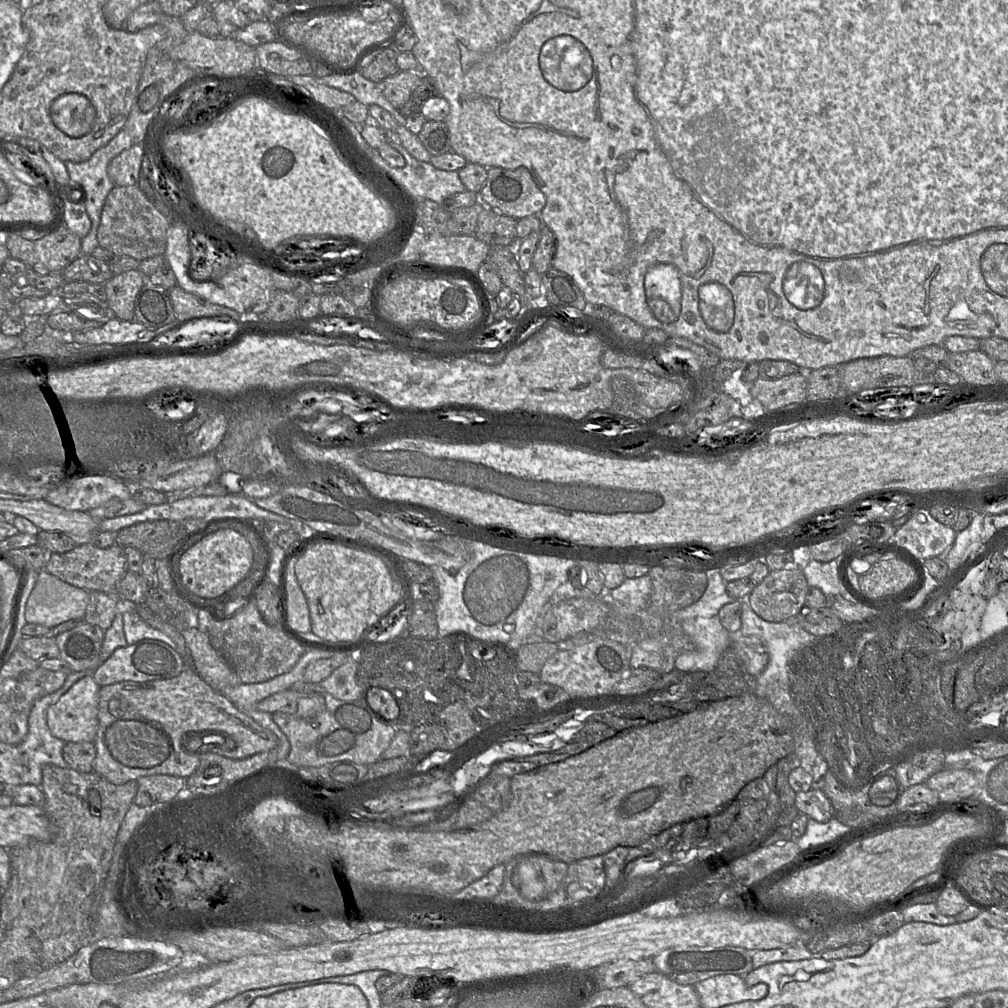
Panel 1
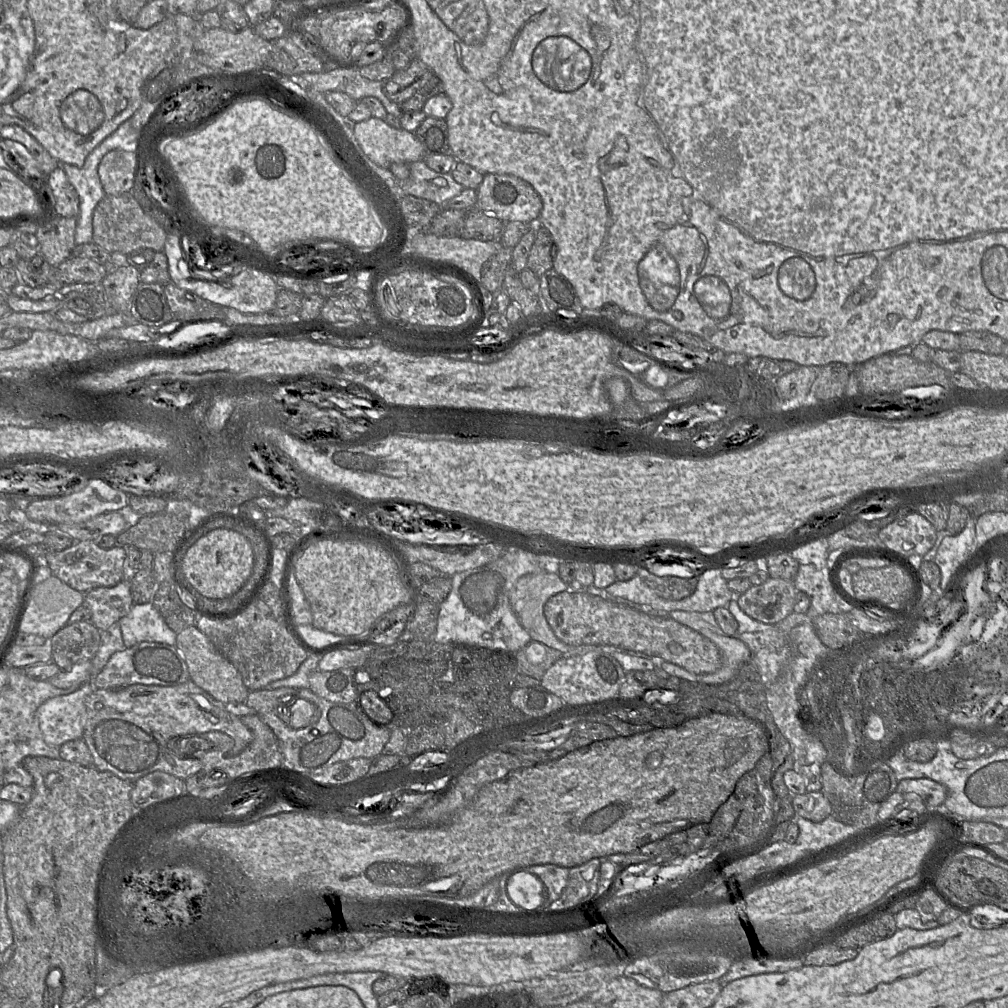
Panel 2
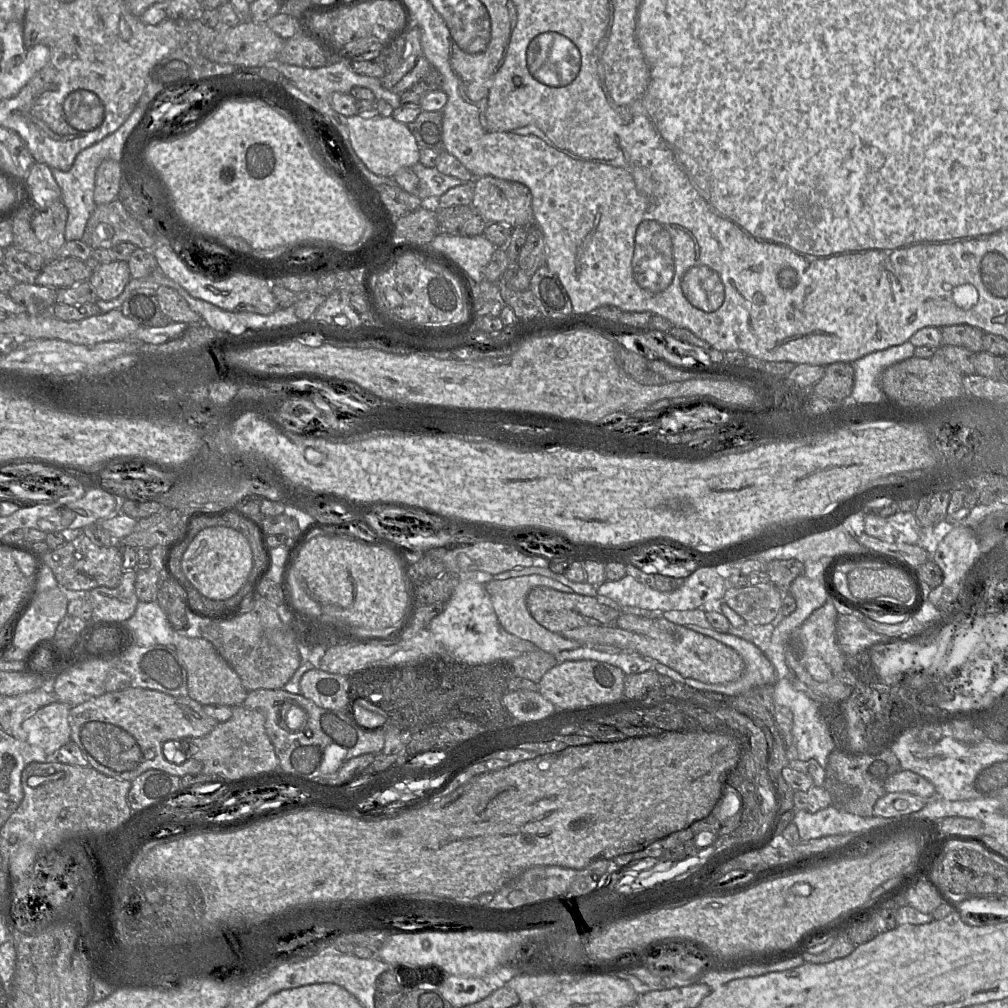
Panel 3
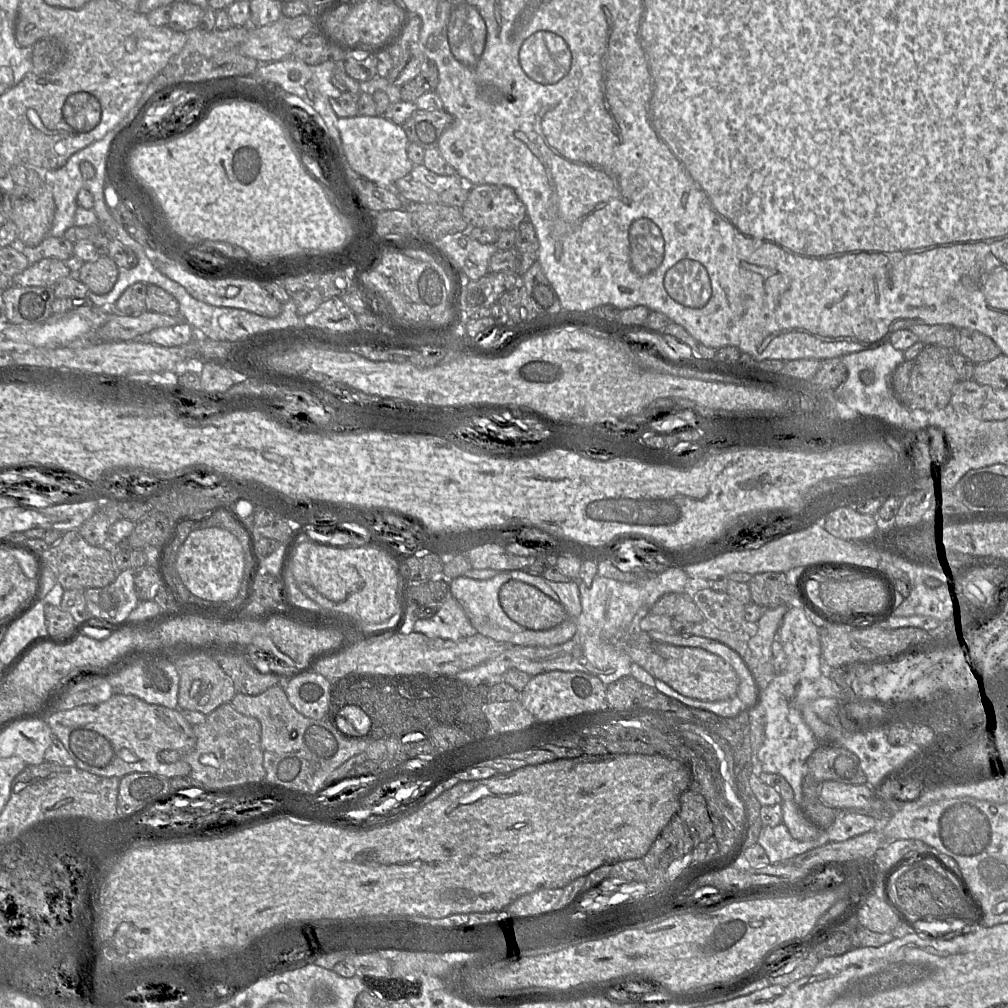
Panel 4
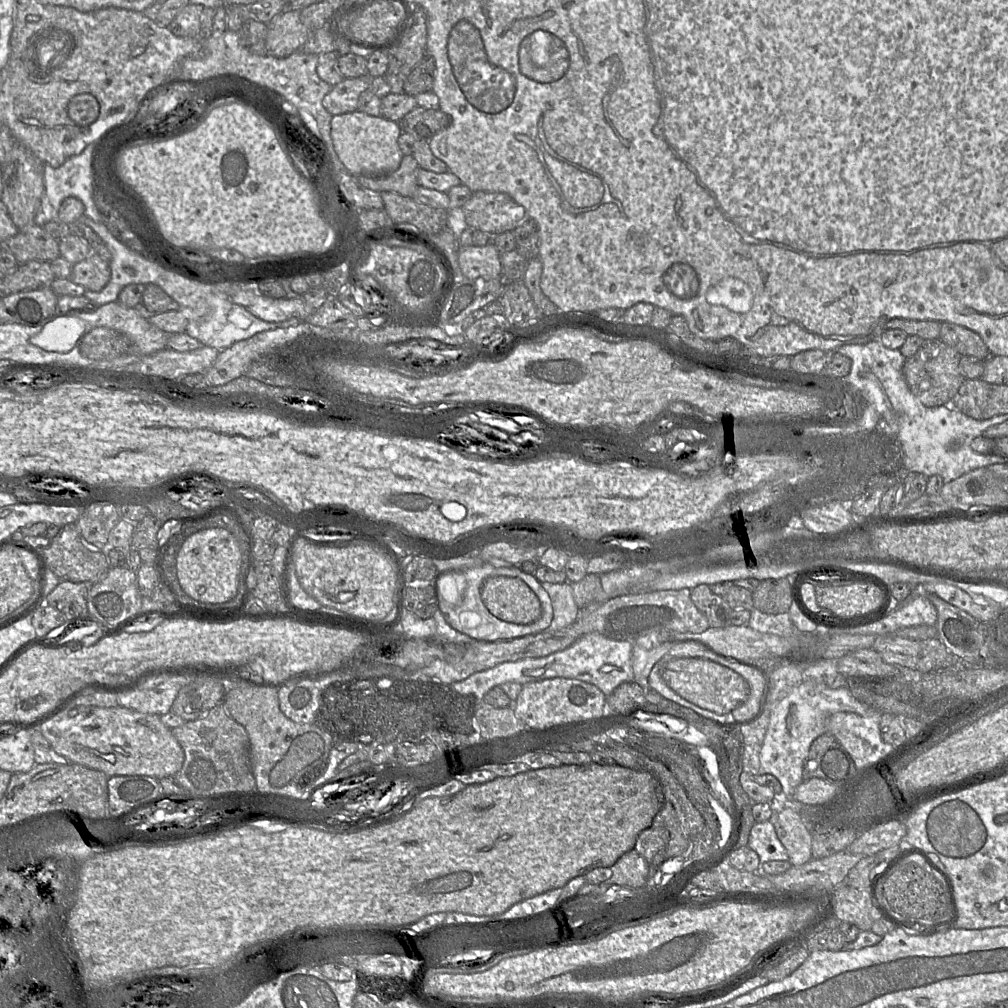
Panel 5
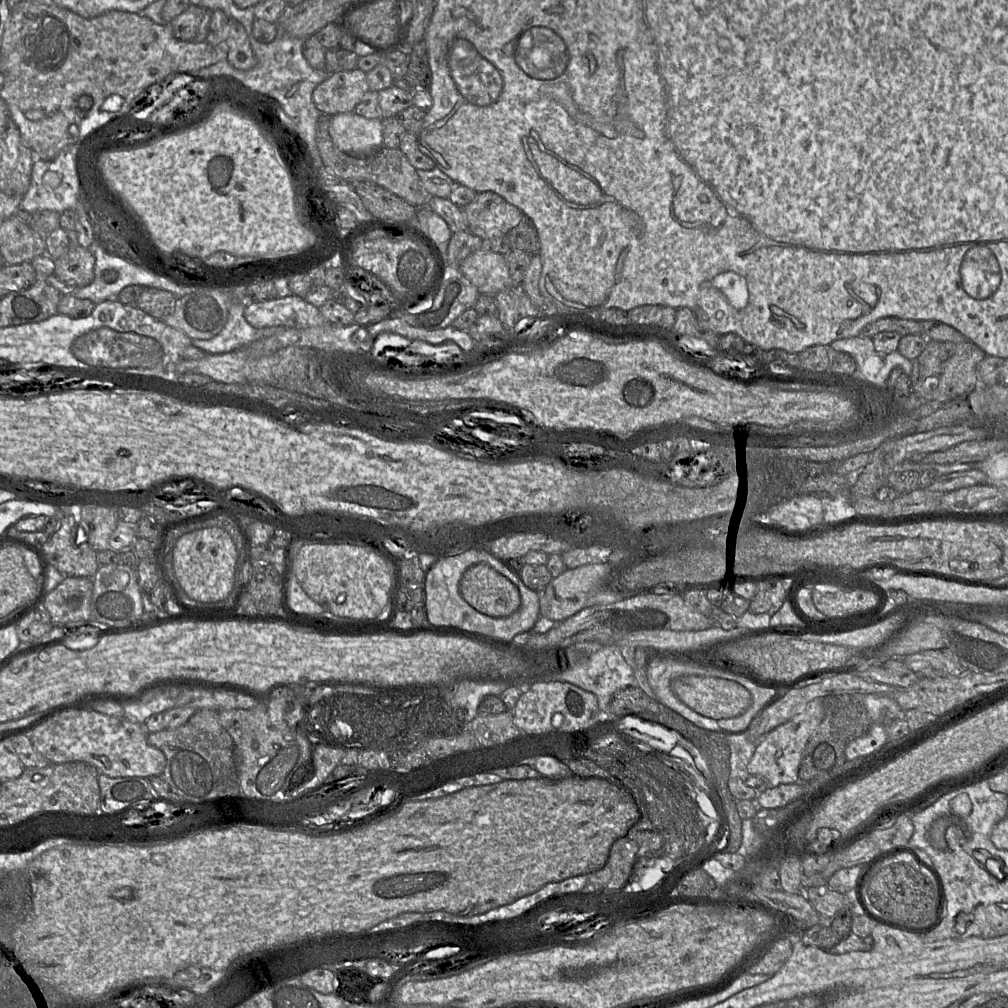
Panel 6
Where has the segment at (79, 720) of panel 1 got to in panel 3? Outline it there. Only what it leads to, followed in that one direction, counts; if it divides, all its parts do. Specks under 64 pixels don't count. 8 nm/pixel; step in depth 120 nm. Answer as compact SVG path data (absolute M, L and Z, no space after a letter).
M59 701L39 709L22 724L27 741L31 745L42 748L47 755L55 755L63 745L71 741L71 728L69 724L70 709L70 706Z

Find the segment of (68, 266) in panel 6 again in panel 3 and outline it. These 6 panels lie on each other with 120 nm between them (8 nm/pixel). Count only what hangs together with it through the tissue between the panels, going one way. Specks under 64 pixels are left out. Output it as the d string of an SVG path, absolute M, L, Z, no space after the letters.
M112 261L97 266L89 278L98 299L110 301L117 298L131 280L127 261Z

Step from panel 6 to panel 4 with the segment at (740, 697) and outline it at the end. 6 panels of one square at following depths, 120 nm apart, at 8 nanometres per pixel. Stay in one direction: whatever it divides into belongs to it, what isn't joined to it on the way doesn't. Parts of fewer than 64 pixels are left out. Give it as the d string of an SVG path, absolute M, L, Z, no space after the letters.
M637 632L627 642L626 652L632 662L683 696L716 702L733 698L737 694L739 677L735 670L721 657L702 648L675 646L652 640L646 632Z

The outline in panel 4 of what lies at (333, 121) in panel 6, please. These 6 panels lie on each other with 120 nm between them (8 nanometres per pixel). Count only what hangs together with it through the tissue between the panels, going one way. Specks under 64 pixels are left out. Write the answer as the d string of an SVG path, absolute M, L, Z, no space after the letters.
M376 115L339 118L336 127L348 164L369 181L383 188L394 188L397 180L411 173L414 164L408 158L409 140L401 125Z

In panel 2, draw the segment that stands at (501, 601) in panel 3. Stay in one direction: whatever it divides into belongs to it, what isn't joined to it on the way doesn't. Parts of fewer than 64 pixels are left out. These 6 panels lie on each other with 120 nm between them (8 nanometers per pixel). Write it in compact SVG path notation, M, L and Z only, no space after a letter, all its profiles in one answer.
M539 572L530 573L520 577L510 592L510 605L518 619L520 625L528 632L531 640L540 642L548 647L566 653L572 646L557 638L550 628L544 616L544 605L546 601L559 592L569 589L569 585L564 582L557 573Z

